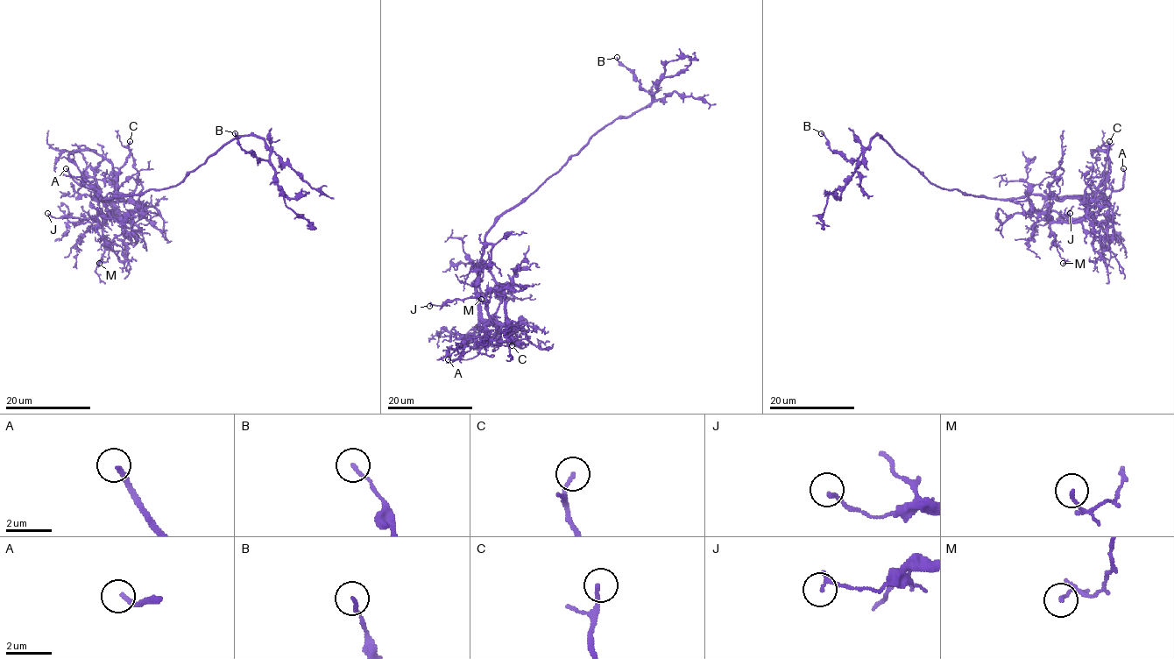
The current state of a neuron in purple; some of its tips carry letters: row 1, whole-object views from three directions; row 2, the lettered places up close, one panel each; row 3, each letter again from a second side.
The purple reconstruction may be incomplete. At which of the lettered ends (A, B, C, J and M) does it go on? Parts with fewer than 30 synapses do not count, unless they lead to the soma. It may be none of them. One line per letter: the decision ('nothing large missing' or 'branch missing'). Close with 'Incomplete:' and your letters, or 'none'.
A: branch missing
B: nothing large missing
C: nothing large missing
J: nothing large missing
M: nothing large missing
Incomplete: A

